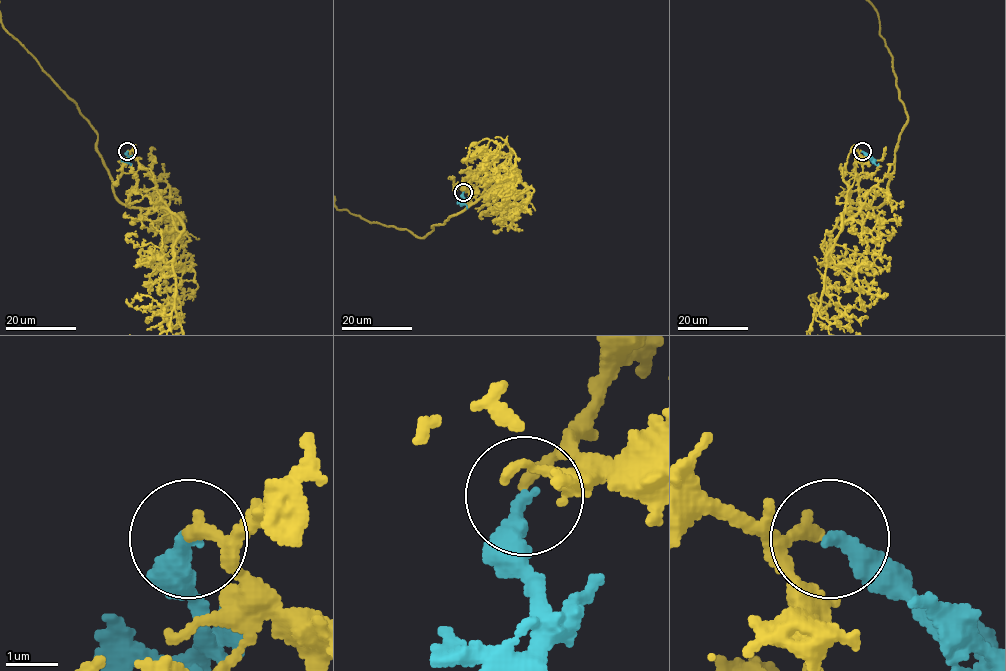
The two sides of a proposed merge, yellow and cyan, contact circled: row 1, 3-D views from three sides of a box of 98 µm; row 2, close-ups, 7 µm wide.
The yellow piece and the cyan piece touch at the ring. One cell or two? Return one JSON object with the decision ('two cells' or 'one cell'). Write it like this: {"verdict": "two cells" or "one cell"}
{"verdict": "one cell"}

